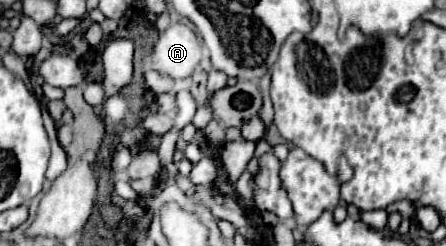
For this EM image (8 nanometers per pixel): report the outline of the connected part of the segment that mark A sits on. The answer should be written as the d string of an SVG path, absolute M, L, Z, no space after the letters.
M182 23L170 25L150 53L150 69L170 79L188 79L202 59L202 47L196 33Z

